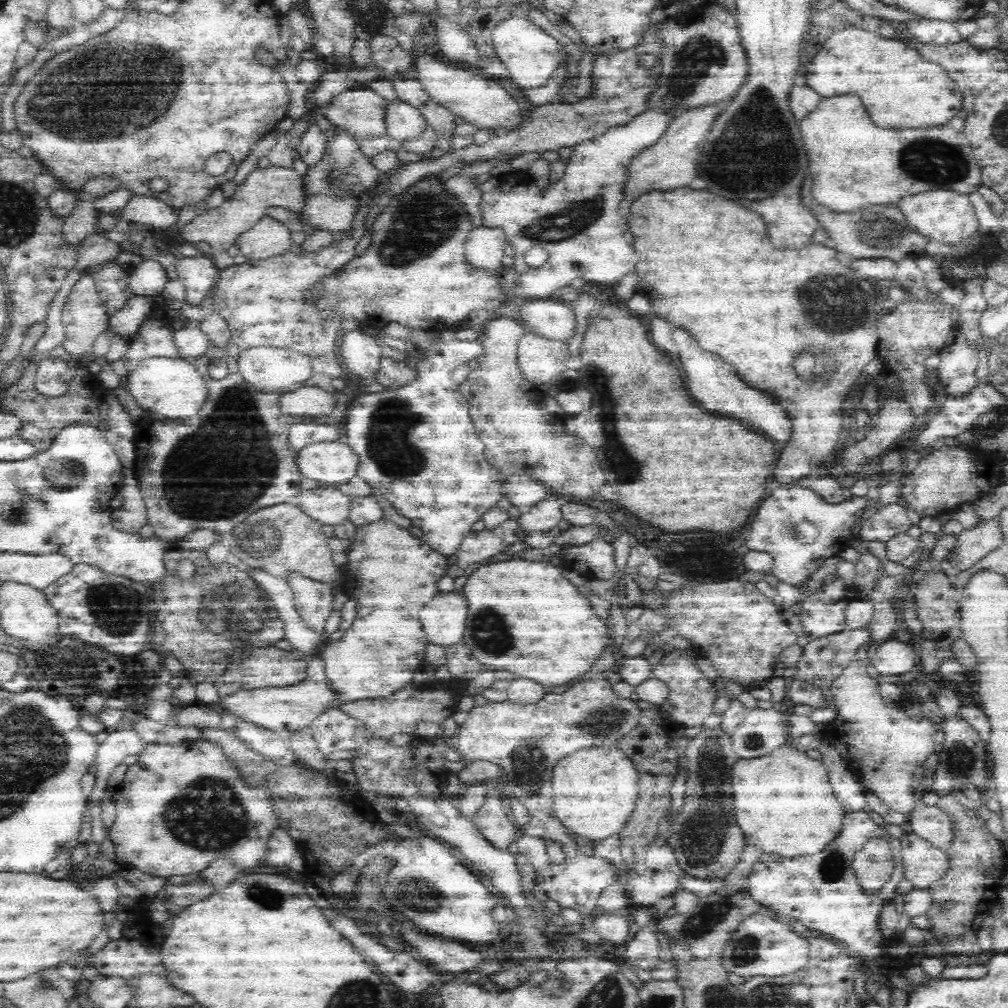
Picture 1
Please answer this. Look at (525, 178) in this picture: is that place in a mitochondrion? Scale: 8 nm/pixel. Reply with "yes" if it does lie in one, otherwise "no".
no

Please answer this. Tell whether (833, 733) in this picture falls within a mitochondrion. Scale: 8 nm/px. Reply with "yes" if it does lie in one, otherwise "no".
no

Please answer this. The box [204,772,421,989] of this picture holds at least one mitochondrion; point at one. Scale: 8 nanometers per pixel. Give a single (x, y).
(266, 897)

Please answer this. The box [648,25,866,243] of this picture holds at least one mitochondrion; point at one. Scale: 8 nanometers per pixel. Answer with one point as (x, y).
(700, 56)

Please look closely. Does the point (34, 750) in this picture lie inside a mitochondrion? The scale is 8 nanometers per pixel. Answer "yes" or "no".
yes

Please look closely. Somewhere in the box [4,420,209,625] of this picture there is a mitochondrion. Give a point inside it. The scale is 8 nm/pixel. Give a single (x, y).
(69, 472)

